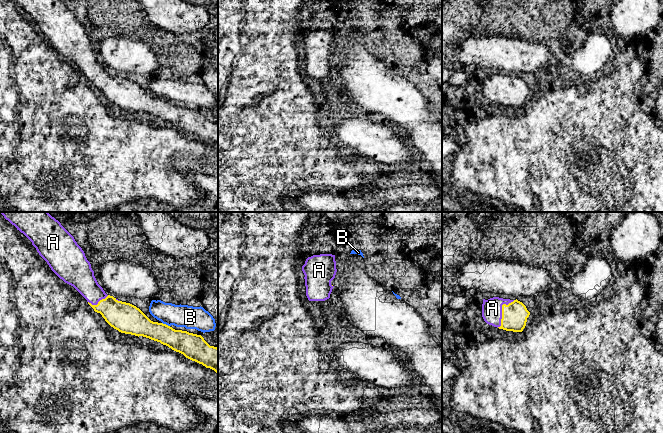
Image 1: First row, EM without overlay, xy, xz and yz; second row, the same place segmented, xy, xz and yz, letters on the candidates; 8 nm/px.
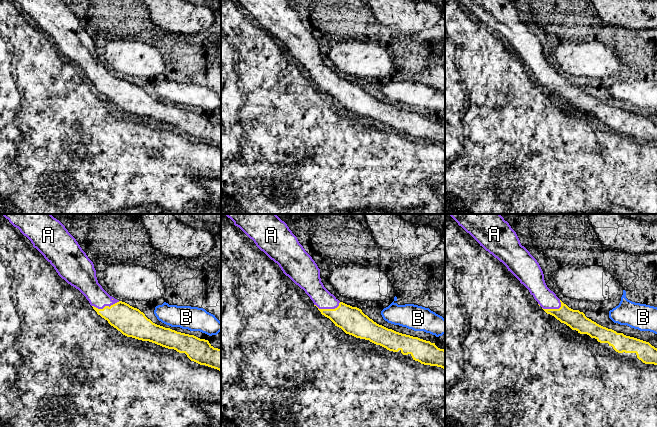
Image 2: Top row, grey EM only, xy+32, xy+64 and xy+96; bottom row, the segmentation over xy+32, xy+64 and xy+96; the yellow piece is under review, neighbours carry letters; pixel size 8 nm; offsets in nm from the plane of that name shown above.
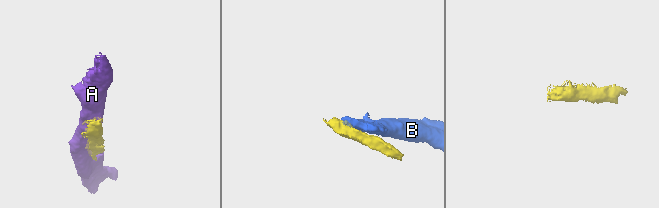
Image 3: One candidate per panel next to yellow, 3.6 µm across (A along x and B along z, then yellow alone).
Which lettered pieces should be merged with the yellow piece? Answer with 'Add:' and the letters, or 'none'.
Add: A

